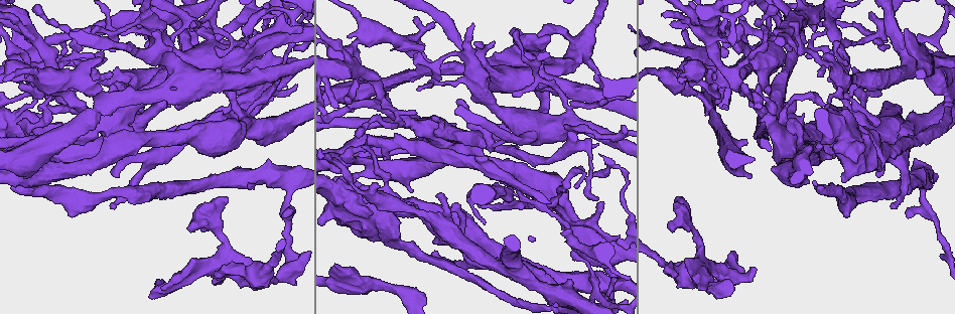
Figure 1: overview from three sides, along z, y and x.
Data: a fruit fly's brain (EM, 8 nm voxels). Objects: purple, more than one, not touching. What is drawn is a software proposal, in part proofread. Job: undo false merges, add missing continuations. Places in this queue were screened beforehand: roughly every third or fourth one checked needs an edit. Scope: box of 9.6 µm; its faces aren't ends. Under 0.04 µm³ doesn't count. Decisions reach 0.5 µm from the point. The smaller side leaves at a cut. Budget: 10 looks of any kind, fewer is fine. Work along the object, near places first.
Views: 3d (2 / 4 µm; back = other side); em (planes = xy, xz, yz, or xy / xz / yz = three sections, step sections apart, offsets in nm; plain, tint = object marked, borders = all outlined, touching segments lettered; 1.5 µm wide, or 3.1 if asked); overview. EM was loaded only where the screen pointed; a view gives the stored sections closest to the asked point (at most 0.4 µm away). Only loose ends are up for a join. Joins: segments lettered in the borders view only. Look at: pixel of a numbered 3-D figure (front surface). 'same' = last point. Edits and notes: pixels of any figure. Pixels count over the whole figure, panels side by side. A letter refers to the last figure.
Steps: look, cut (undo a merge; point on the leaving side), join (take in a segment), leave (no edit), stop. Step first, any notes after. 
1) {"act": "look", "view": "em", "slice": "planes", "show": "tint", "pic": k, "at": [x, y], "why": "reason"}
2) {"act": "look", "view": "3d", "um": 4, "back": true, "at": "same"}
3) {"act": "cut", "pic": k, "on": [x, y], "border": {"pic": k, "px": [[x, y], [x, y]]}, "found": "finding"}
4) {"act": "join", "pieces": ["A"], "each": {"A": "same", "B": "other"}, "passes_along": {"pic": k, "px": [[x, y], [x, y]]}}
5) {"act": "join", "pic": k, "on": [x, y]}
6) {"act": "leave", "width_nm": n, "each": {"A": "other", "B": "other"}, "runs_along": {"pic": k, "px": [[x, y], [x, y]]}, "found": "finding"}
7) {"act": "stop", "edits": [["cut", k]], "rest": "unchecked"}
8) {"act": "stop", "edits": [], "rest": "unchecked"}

{"act": "look", "view": "3d", "um": 4, "pic": 1, "at": [719, 97]}

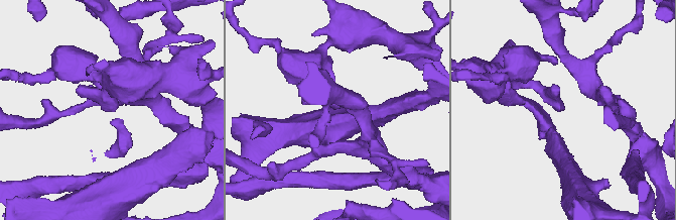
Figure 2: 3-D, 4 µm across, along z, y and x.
{"act": "look", "view": "em", "slice": "planes", "show": "borders", "pic": 2, "at": [113, 110], "why": "need the tissue"}

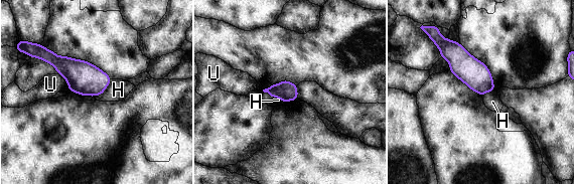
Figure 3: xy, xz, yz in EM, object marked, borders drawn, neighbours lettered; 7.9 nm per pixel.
{"act": "leave", "each": {"H": "other", "U": "other"}, "border": {"pic": 3, "px": [[112, 79], [100, 95], [94, 96]]}, "found": "no lettered segment goes on from it"}

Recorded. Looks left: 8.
{"act": "look", "view": "3d", "um": 4, "pic": 1, "at": [48, 43], "why": "free end"}

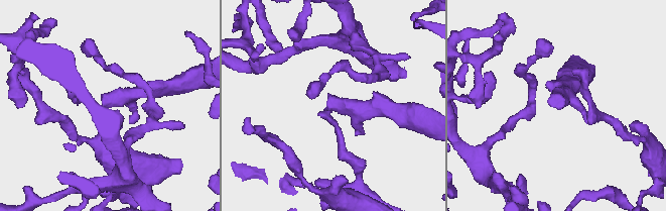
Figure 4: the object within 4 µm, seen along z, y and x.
{"act": "look", "view": "em", "slice": "yz", "step": 8, "show": "borders", "pic": 4, "at": [556, 105]}

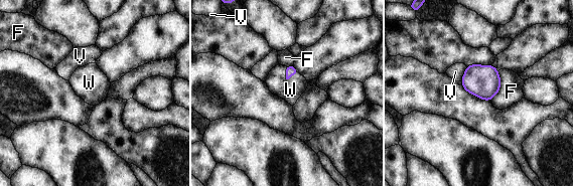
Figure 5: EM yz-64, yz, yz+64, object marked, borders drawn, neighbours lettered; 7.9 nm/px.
{"act": "look", "view": "em", "slice": "planes", "show": "borders", "at": "same", "why": "another direction"}

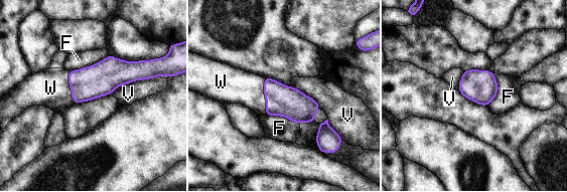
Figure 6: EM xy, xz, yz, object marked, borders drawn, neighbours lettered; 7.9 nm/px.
{"act": "join", "pieces": ["W"], "each": {"F": "other", "V": "other", "W": "same"}, "passes_along": {"pic": 6, "px": [[288, 102], [265, 96], [236, 85]]}, "found": "it goes on there"}

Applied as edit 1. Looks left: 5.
{"act": "look", "view": "overview"}

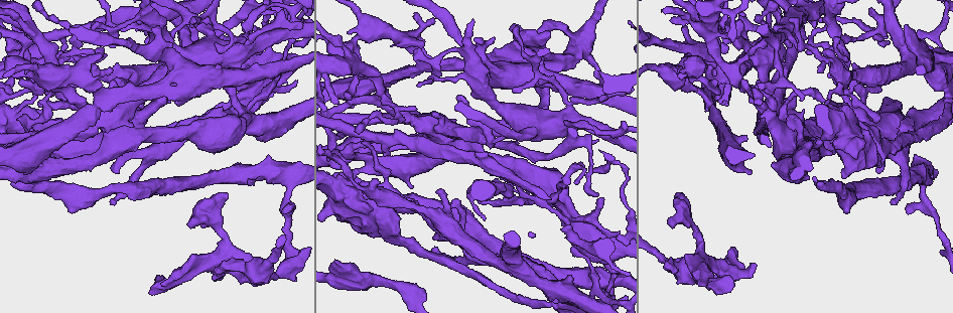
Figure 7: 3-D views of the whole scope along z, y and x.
{"act": "look", "view": "em", "slice": "planes", "show": "borders", "pic": 7, "at": [385, 237], "why": "branch stops here"}

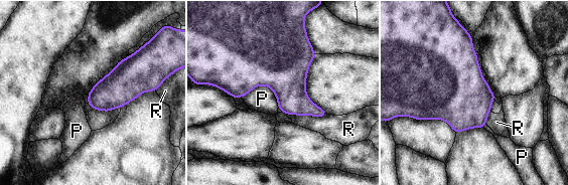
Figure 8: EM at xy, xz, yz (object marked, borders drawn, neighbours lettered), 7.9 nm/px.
{"act": "leave", "each": {"P": "other", "R": "other"}, "border": {"pic": 8, "px": [[241, 97], [267, 85], [278, 107]]}, "found": "no lettered segment goes on from it"}

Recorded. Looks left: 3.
{"act": "look", "view": "3d", "um": 2, "pic": 7, "at": [685, 256], "why": "an open end"}

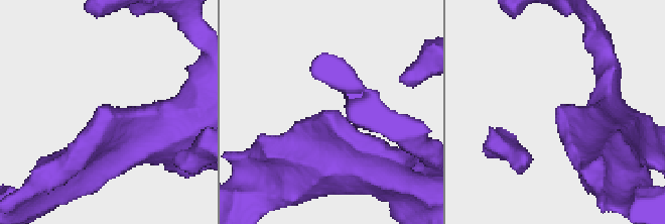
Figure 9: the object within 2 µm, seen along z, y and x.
{"act": "look", "view": "em", "slice": "planes", "show": "tint", "pic": 9, "at": [100, 111]}

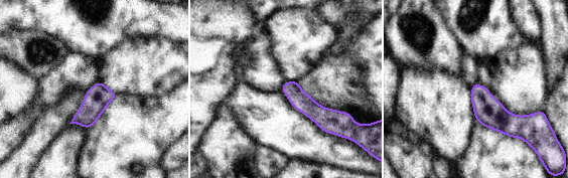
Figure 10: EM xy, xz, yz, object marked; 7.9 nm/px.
{"act": "look", "view": "em", "slice": "planes", "show": "borders", "at": "same"}

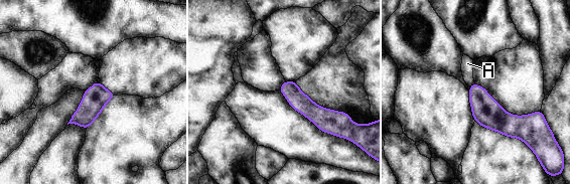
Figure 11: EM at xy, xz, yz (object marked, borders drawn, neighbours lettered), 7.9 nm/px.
{"act": "leave", "each": {"A": "other"}, "found": "no lettered segment goes on from it"}

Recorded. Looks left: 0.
{"act": "stop", "edits": [["join", 6]], "rest": "unchecked"}

